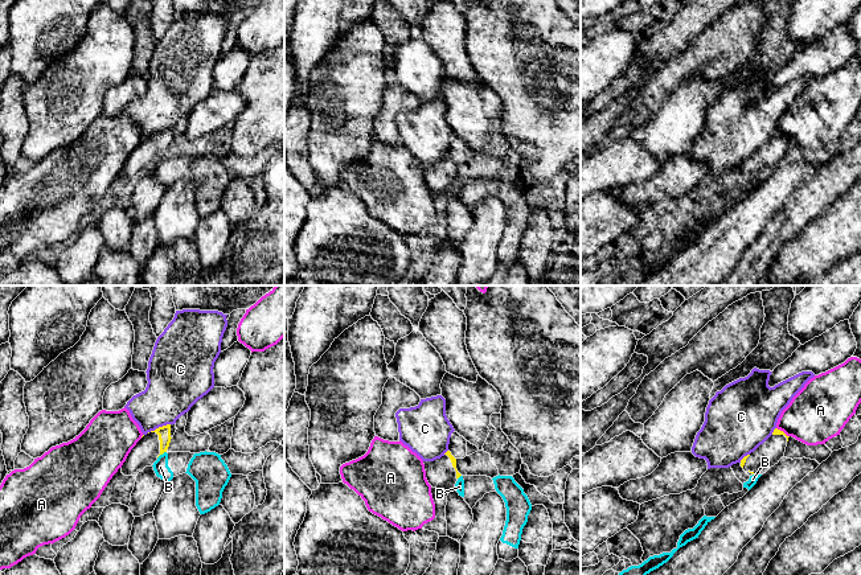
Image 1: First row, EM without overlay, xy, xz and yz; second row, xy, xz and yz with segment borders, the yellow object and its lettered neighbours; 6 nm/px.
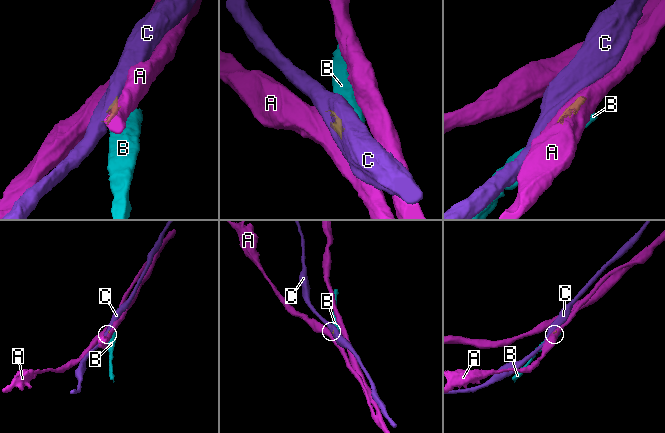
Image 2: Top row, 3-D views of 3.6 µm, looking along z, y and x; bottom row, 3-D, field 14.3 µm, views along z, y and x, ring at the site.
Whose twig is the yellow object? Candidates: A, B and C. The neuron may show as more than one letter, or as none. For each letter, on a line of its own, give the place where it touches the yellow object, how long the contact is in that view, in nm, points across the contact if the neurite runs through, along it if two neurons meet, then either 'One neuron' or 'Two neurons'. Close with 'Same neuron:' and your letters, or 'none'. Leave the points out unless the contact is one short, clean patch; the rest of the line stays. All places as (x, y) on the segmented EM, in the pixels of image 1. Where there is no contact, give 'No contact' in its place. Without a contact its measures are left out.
A: Touches yellow at yz (782, 431). Shared border 100 nm. Boundary: yz (777, 427), (788, 436). Two neurons
B: Touches yellow at xy (162, 454). Shared border 70 nm. Boundary: xy (165, 451), (158, 458). Two neurons
C: Touches yellow at xy (159, 427). Shared border 160 nm. Two neurons
Same neuron: none

